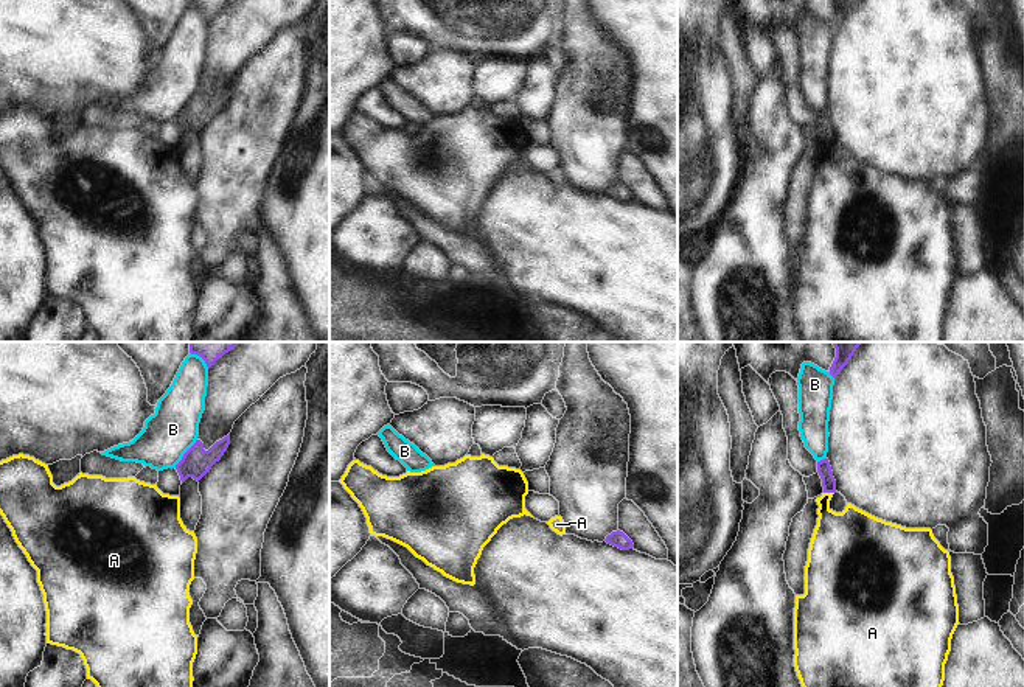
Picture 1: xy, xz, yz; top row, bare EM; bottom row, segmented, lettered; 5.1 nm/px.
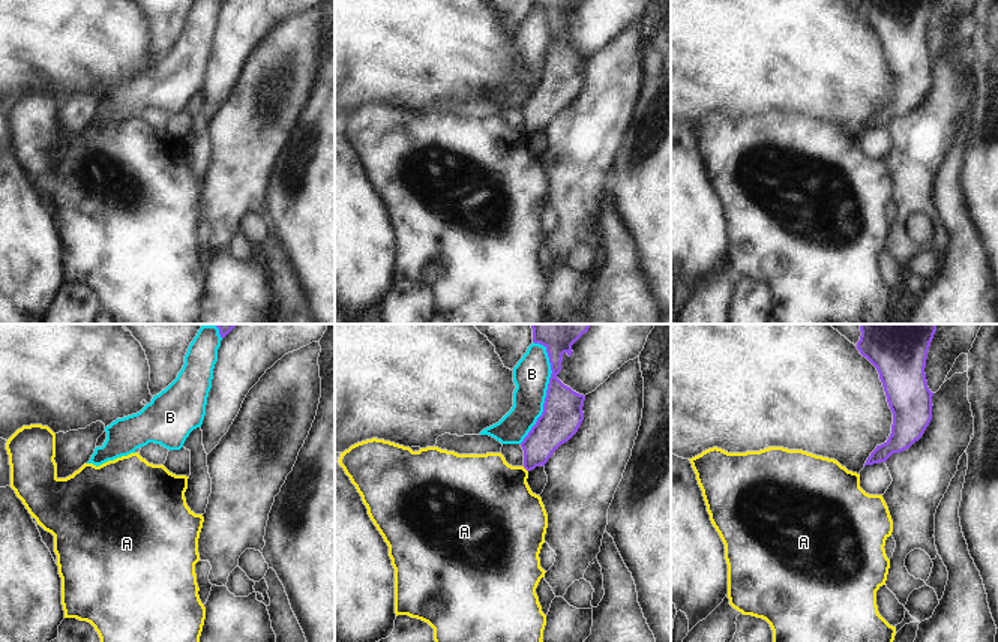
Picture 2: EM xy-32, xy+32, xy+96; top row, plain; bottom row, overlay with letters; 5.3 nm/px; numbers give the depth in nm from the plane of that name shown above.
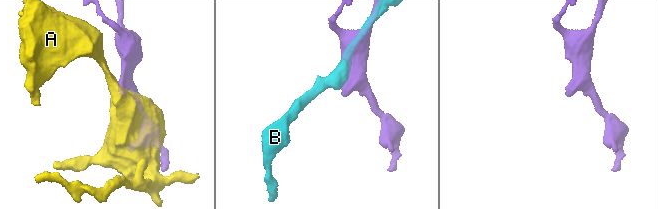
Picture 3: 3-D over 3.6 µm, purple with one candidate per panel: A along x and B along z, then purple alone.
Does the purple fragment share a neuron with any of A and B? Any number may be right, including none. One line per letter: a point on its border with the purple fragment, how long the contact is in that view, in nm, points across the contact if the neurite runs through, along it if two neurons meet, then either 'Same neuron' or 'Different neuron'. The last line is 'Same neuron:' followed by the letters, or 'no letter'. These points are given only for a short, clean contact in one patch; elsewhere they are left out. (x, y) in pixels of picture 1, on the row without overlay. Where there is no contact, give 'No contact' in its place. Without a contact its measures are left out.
A: Touches purple at yz (828, 143). Shared border 60 nm. Boundary: yz (824, 143), (833, 145). Different neuron
B: Touches purple at xy (185, 104). Shared border 190 nm. Different neuron
Same neuron: no letter

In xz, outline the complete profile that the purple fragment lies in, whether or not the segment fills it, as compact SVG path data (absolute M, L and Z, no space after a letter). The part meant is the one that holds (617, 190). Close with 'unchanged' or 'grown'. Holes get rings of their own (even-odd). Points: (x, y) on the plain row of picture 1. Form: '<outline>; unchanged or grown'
M620 182L608 187L604 193L614 199L622 201L622 202L629 202L634 199L632 193Z; unchanged

